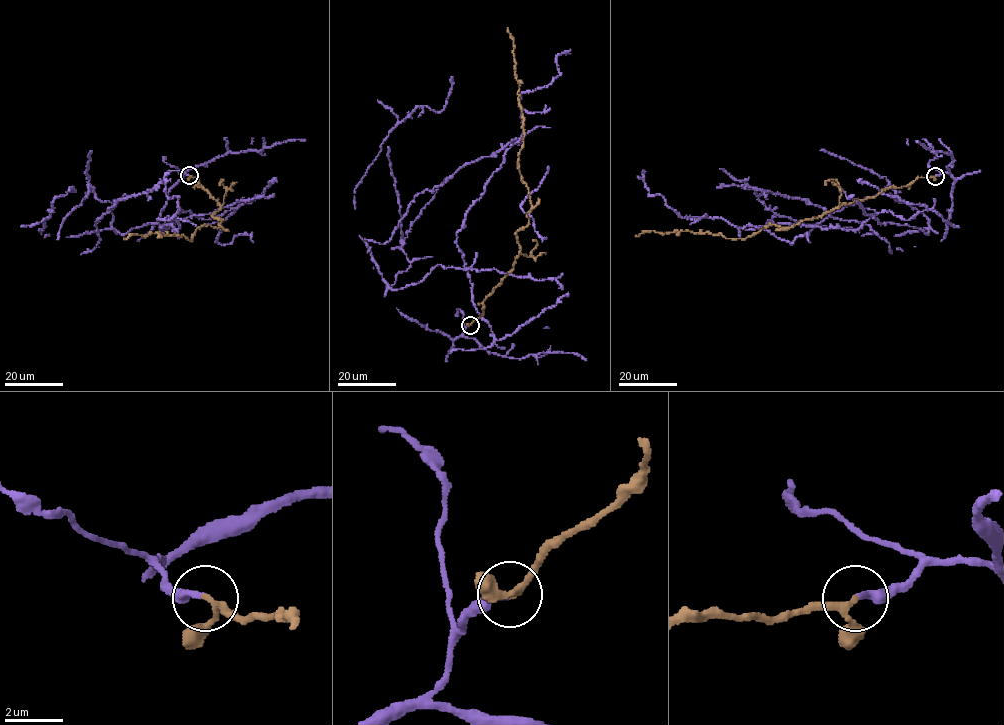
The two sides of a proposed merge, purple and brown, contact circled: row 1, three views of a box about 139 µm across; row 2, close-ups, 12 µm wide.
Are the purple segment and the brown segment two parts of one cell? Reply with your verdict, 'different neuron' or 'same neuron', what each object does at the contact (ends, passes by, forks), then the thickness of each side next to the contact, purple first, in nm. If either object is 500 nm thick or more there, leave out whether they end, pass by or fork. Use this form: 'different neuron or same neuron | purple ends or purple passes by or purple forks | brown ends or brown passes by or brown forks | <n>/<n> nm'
same neuron | purple ends | brown passes by | 200/180 nm

